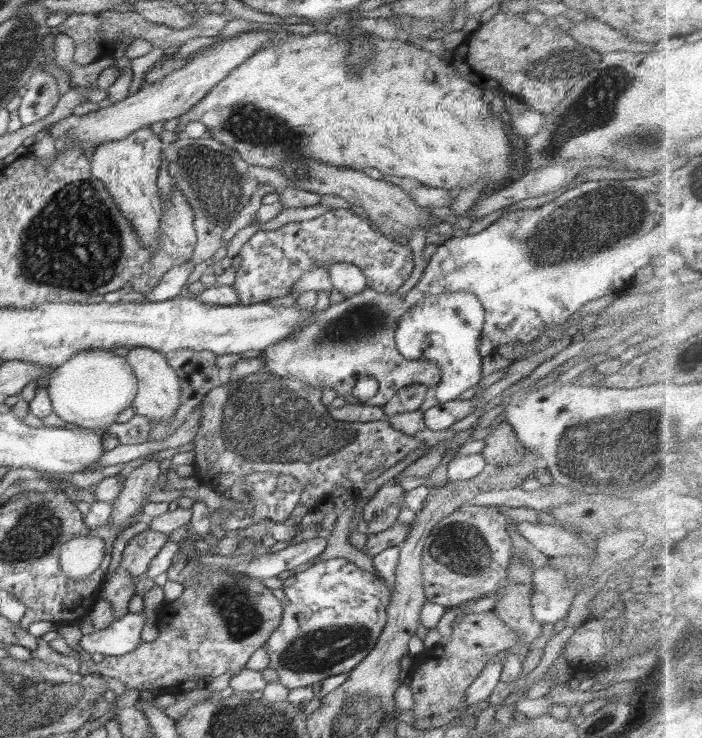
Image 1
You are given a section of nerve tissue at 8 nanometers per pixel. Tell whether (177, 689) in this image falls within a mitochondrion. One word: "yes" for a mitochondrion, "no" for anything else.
no

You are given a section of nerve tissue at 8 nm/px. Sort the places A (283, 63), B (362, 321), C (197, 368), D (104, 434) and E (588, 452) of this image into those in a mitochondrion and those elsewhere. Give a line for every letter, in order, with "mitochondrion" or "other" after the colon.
A: other
B: mitochondrion
C: other
D: other
E: mitochondrion

